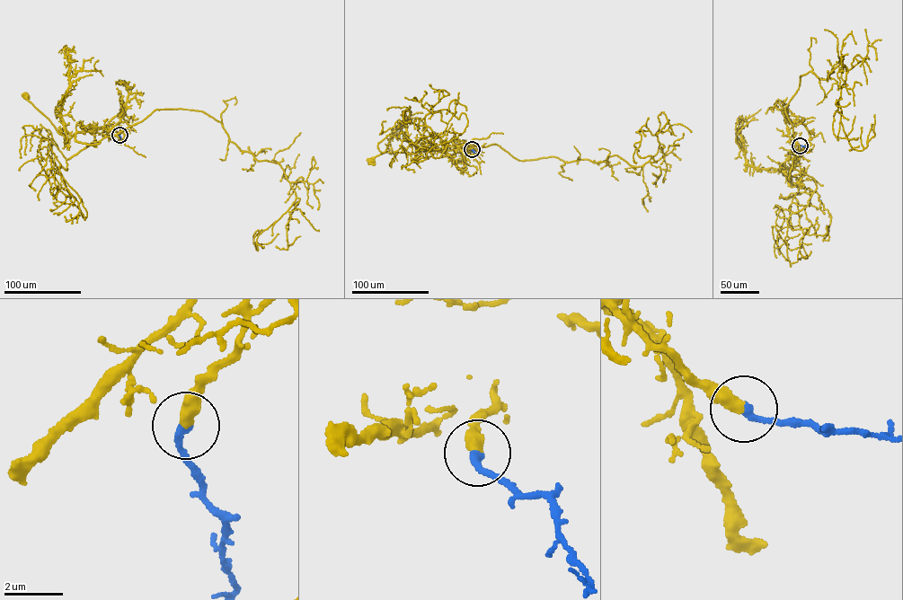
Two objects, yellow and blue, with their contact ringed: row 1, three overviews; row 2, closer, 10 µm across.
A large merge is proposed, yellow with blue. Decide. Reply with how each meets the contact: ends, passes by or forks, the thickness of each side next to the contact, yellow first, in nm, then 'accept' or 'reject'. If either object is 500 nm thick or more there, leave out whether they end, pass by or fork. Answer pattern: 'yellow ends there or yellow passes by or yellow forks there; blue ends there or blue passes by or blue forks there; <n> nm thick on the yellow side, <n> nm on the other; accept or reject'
yellow ends there; blue ends there; 440 nm thick on the yellow side, 280 nm on the other; accept

